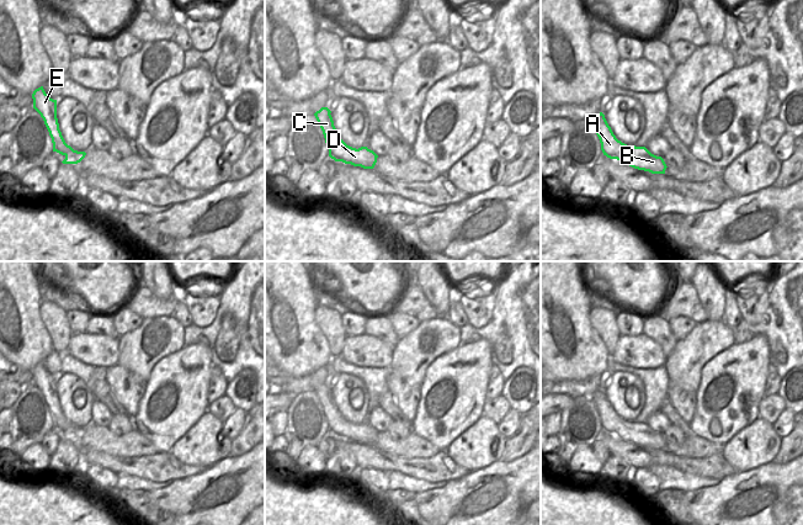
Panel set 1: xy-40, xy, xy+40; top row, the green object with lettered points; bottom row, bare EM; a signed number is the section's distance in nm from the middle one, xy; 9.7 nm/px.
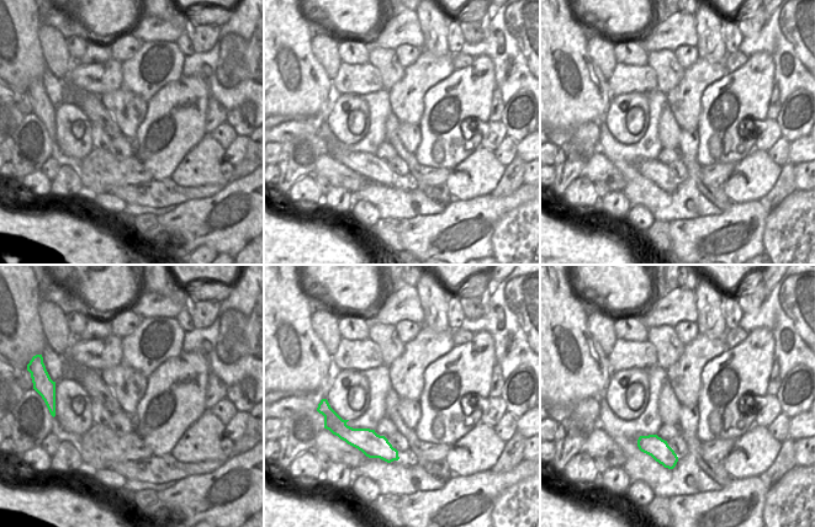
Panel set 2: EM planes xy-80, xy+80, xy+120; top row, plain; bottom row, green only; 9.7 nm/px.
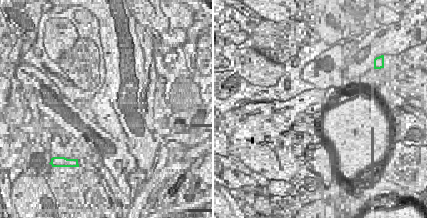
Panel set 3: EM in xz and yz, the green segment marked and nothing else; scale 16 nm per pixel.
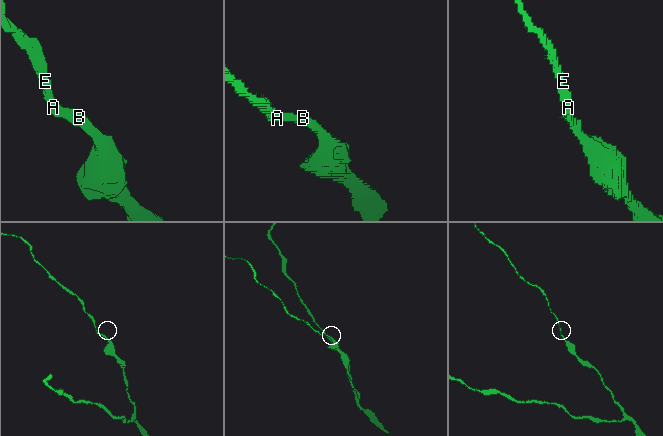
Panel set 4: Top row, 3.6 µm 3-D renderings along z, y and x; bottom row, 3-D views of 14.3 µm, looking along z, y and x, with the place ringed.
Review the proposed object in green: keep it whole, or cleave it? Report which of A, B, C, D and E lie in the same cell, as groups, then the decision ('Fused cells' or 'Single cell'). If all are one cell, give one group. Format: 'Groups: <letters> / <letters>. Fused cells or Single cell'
Groups: A B C D E. Single cell.

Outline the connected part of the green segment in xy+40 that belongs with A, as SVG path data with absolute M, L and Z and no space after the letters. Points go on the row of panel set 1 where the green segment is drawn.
M602 112L594 116L591 123L600 139L603 155L638 170L665 174L668 166L661 157L652 154L645 147L627 145L618 140Z

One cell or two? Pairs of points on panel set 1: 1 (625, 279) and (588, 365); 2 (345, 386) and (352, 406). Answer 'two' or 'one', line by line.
1: two
2: one

